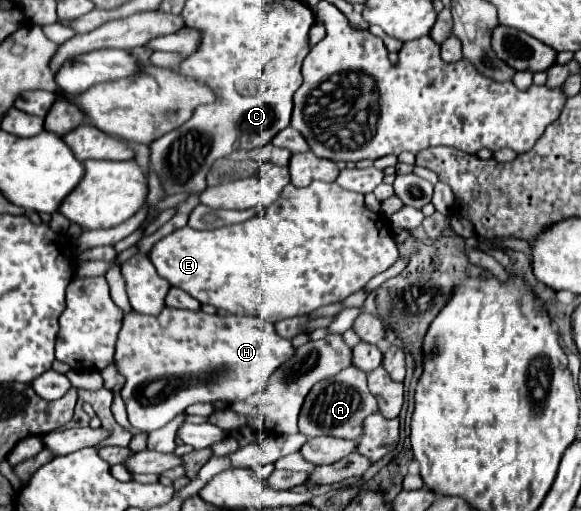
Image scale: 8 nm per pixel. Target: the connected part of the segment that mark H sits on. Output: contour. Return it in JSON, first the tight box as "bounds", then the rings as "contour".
{"bounds":[115,307,293,433],"contour":[[[165,307],[159,315],[151,317],[151,315],[141,315],[141,313],[135,313],[131,311],[129,315],[125,315],[125,321],[123,321],[123,327],[119,331],[119,339],[117,339],[117,345],[115,345],[115,363],[119,367],[119,371],[125,375],[125,385],[121,389],[121,395],[123,395],[123,401],[125,401],[125,407],[127,407],[127,417],[129,417],[129,423],[131,427],[139,429],[139,431],[145,431],[145,433],[151,433],[155,429],[161,429],[165,427],[175,415],[183,413],[191,403],[197,403],[197,401],[205,401],[205,403],[211,403],[211,401],[227,401],[227,403],[235,403],[235,401],[245,401],[247,397],[251,397],[253,393],[261,393],[267,385],[267,377],[283,363],[287,361],[287,357],[291,357],[293,353],[293,345],[283,339],[281,335],[277,335],[275,331],[275,325],[273,323],[265,323],[261,321],[259,317],[237,317],[237,315],[207,315],[203,311],[187,311],[187,309],[171,309],[171,307]]]}

